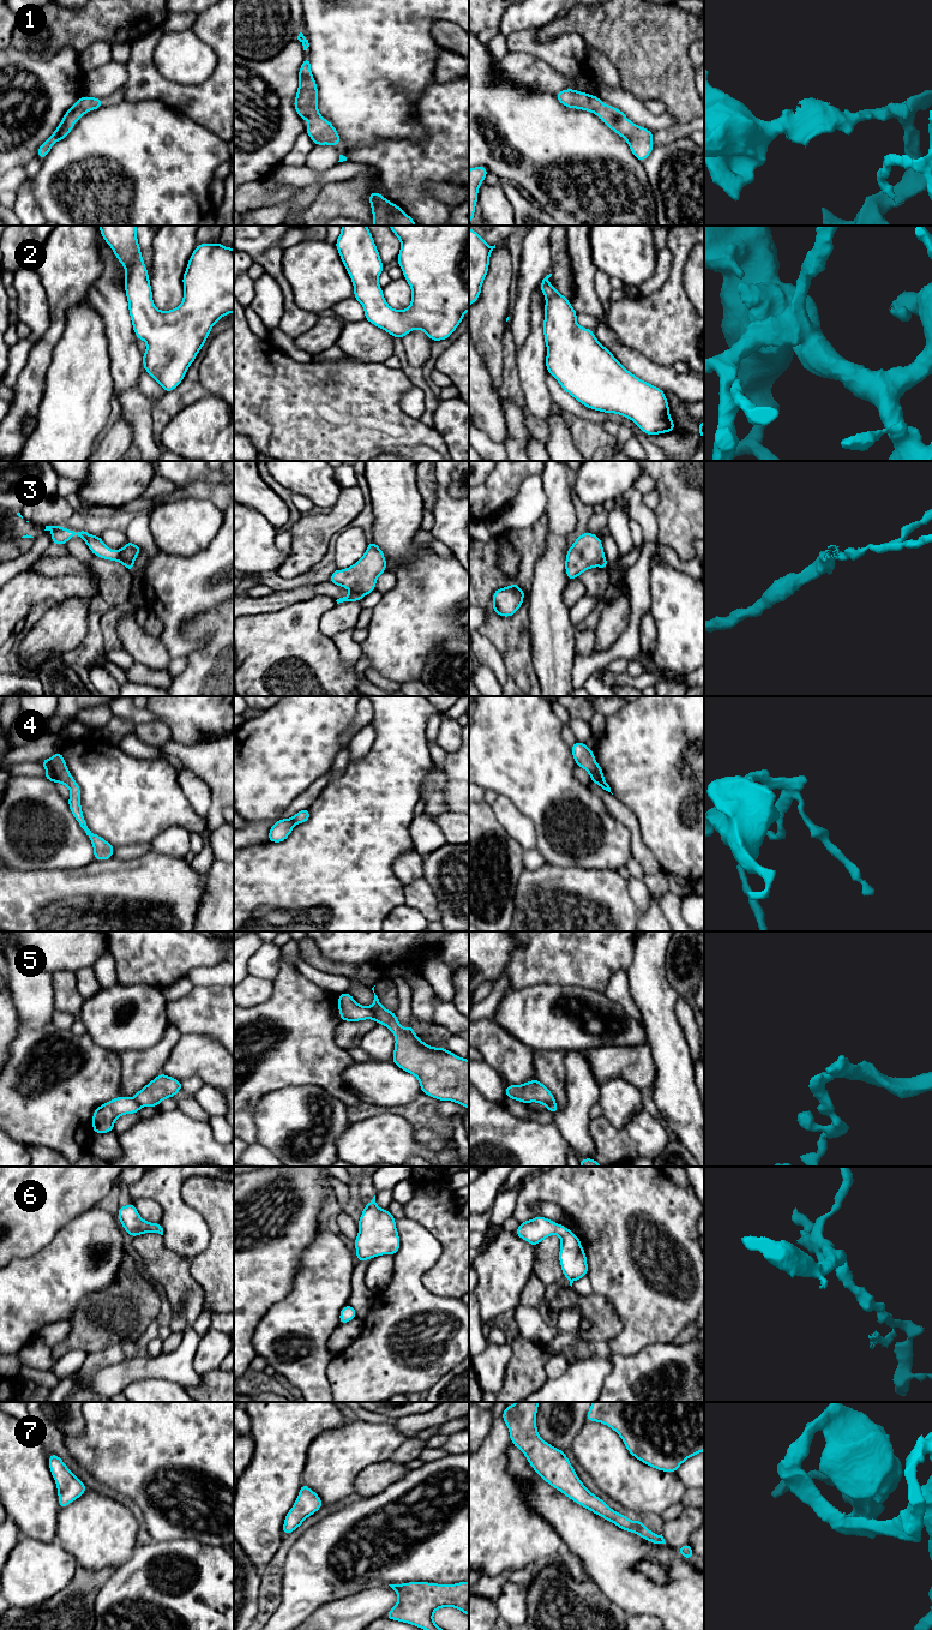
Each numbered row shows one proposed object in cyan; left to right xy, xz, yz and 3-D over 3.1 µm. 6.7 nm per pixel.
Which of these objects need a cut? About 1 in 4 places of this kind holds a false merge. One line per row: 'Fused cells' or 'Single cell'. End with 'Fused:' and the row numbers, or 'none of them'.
1: Single cell
2: Single cell
3: Fused cells
4: Single cell
5: Fused cells
6: Single cell
7: Single cell
Fused: 3, 5

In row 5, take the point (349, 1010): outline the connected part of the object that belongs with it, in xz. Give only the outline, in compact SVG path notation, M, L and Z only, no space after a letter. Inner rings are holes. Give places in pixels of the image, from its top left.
M348 991L339 994L337 1007L342 1021L373 1019L372 1011L368 1007L359 1005Z

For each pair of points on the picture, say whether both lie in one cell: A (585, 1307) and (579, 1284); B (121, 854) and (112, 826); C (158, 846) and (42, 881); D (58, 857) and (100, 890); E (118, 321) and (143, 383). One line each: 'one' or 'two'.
A: two
B: two
C: two
D: two
E: two

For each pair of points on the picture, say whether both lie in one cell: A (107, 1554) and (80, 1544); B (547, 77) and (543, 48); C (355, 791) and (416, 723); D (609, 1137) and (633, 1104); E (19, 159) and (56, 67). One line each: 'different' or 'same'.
A: same
B: different
C: same
D: different
E: same

